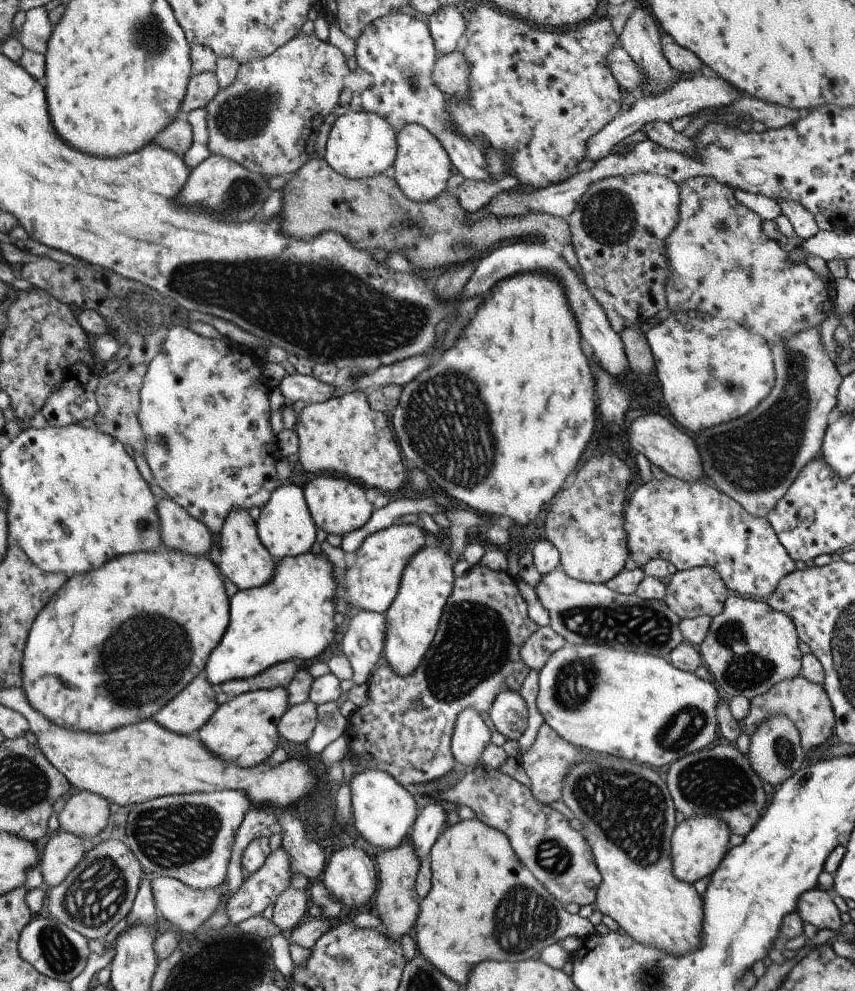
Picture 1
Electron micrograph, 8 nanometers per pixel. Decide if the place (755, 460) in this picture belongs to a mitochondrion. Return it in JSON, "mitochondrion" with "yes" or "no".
{"mitochondrion":"yes"}

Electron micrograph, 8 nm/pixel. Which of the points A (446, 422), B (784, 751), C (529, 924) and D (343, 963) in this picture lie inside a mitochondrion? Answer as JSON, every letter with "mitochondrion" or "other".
{"A":"mitochondrion","B":"mitochondrion","C":"mitochondrion","D":"mitochondrion"}

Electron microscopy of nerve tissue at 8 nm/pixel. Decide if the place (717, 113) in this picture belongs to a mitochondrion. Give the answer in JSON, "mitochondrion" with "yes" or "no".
{"mitochondrion":"no"}

